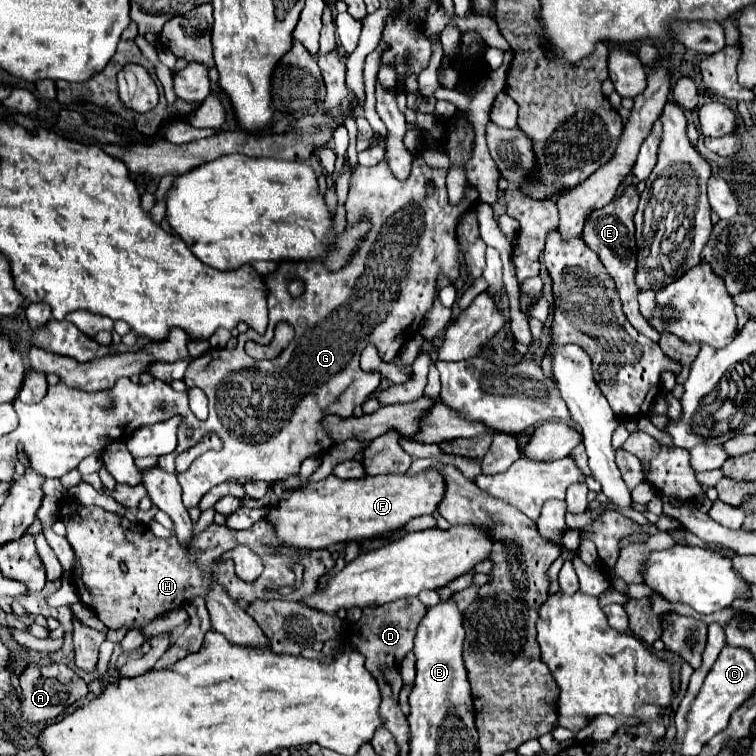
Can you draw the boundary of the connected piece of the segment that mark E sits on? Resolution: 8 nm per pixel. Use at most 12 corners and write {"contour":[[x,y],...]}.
{"contour":[[636,185],[592,211],[584,243],[616,281],[628,321],[652,341],[660,333],[638,311]]}

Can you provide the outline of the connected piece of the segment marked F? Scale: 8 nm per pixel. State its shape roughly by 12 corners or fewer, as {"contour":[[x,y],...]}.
{"contour":[[436,471],[322,481],[266,505],[296,551],[374,539],[436,511]]}

